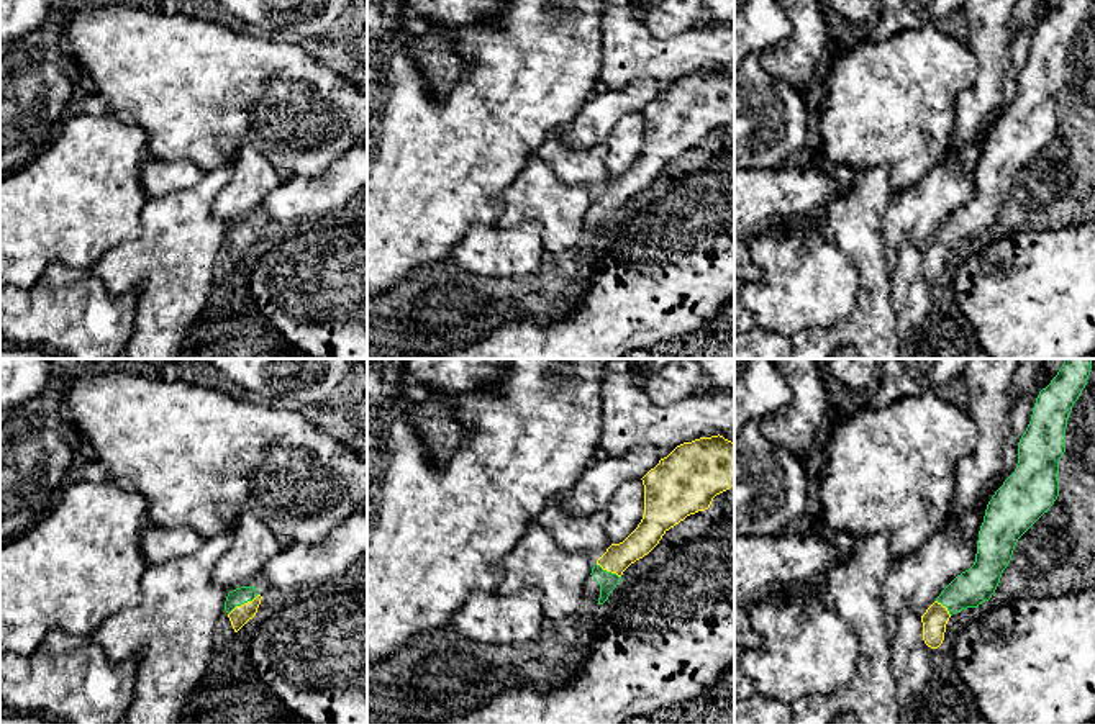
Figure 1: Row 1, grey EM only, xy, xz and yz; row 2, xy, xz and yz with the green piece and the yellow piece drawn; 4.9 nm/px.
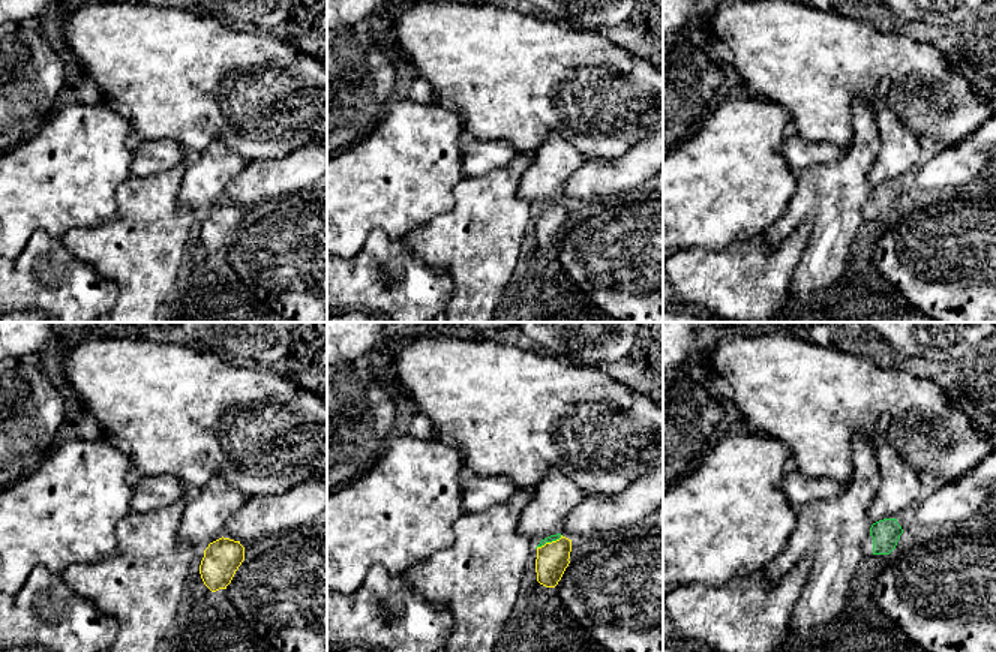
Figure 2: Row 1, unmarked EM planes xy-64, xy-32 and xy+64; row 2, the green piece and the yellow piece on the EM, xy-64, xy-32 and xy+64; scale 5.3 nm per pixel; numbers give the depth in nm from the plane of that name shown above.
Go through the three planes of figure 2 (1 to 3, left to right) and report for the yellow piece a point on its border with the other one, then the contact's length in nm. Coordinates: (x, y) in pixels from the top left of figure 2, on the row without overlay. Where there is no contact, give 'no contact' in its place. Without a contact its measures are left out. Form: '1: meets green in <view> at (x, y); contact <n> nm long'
1: no contact
2: meets green in xy-32 at (548, 206); contact 160 nm long
3: no contact

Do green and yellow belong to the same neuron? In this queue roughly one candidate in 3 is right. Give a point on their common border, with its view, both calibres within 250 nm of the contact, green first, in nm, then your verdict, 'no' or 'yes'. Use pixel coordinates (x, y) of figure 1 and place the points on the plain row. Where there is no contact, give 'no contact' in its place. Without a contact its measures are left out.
contact xy (243, 236); calibres 90 and 90 nm; yes

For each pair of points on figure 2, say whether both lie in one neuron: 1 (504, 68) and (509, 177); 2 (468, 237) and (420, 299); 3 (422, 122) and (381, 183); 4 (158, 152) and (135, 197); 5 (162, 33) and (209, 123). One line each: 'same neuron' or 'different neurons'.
1: different neurons
2: different neurons
3: same neuron
4: different neurons
5: same neuron

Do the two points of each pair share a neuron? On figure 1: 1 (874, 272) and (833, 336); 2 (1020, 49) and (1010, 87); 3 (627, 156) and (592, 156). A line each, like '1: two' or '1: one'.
1: one
2: one
3: two

